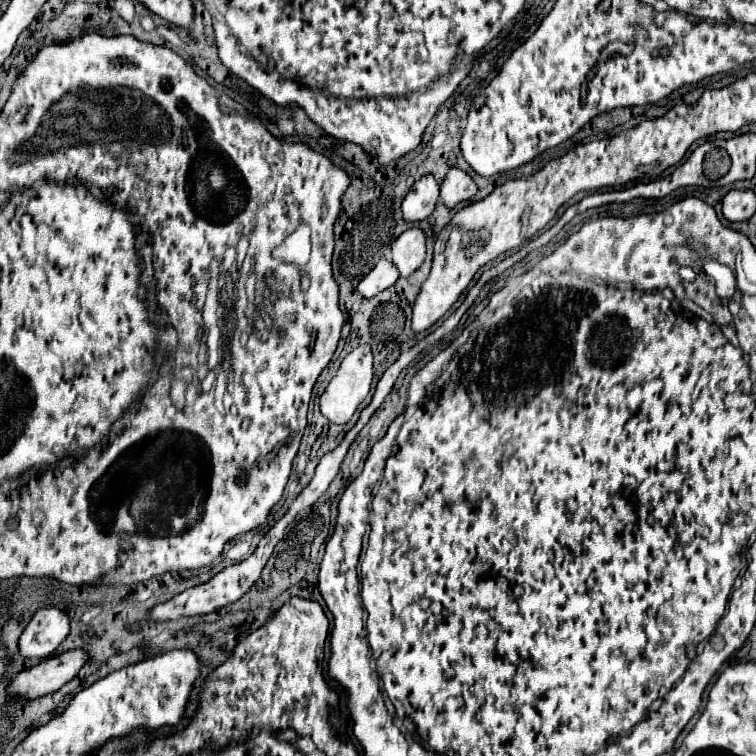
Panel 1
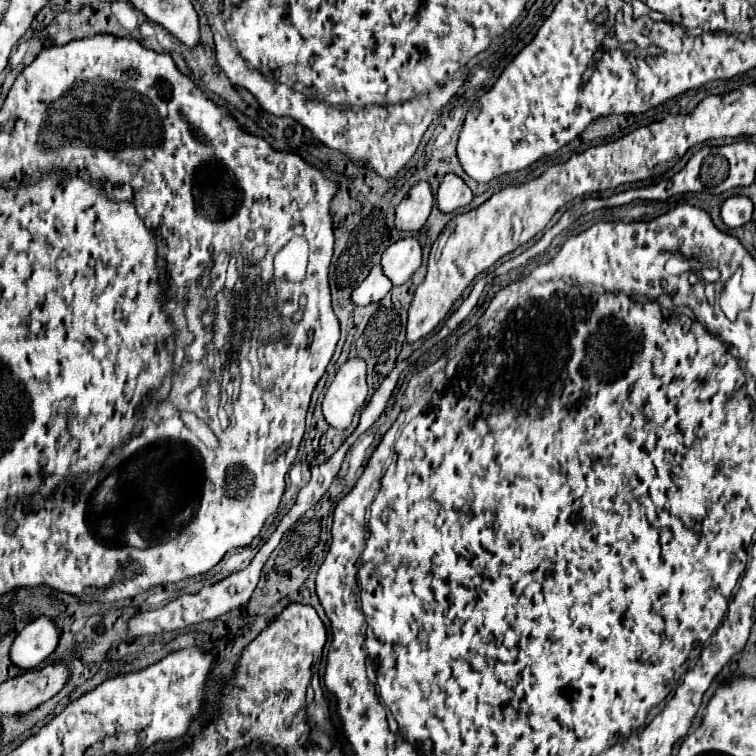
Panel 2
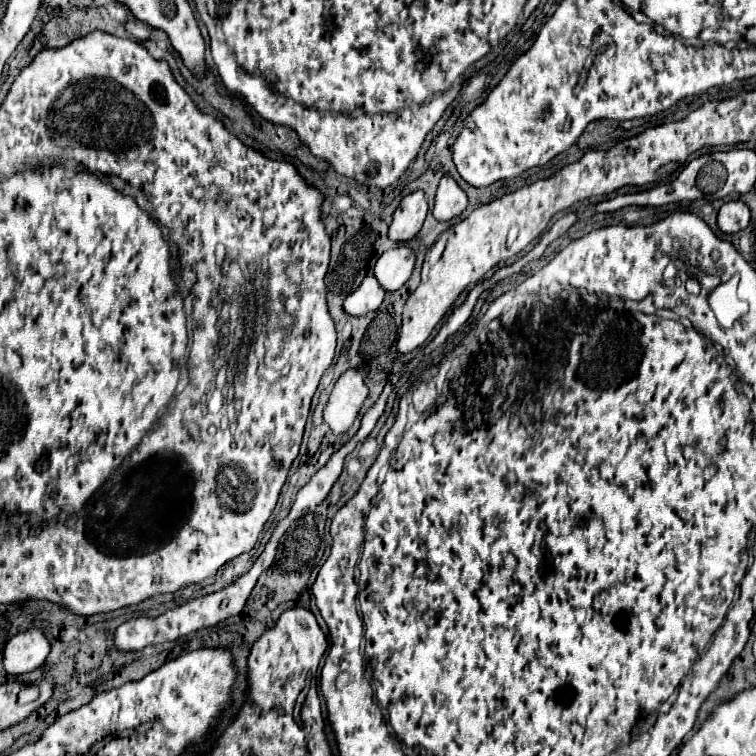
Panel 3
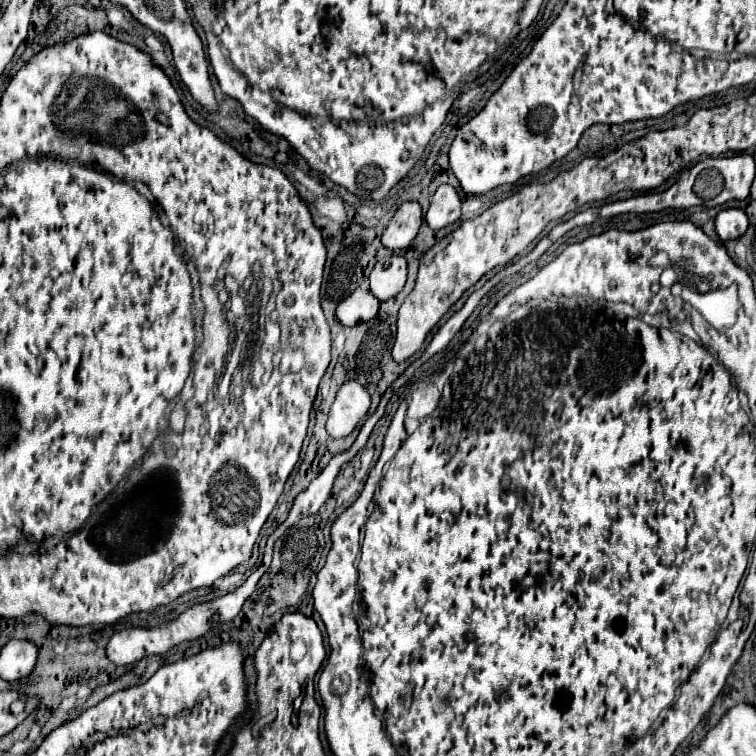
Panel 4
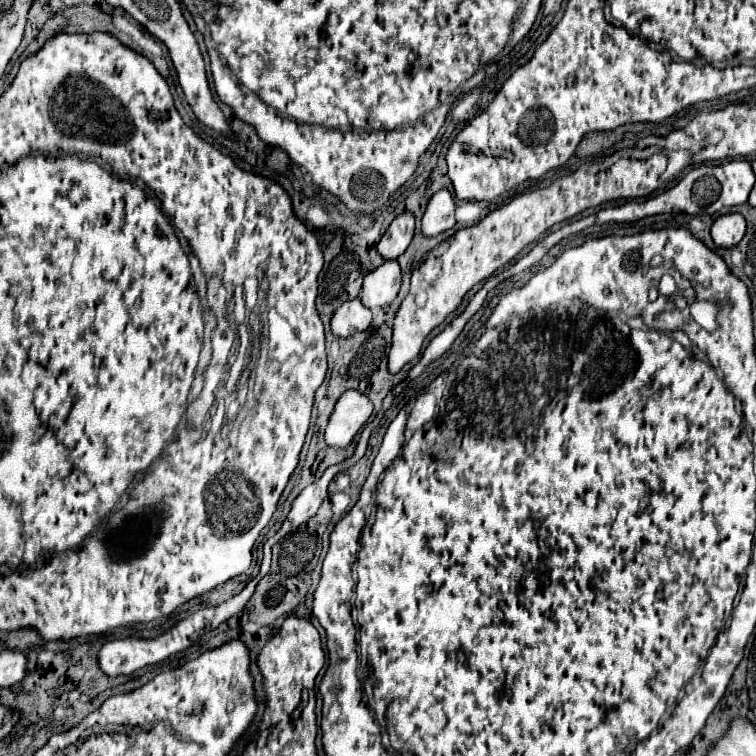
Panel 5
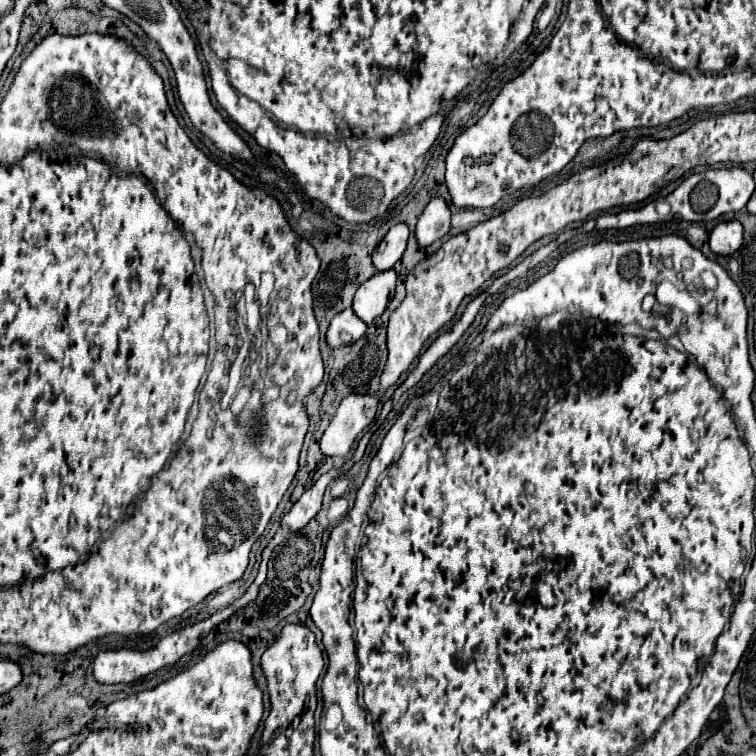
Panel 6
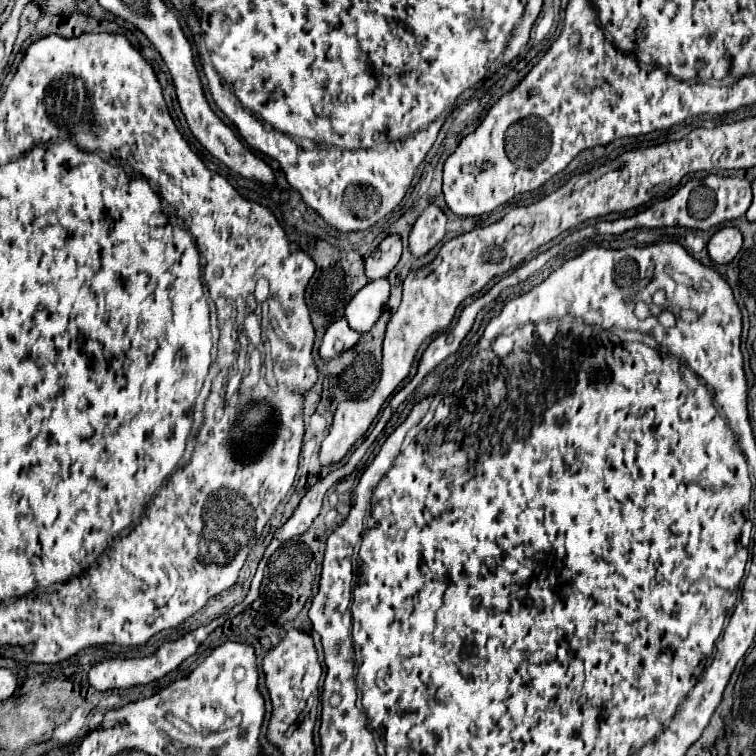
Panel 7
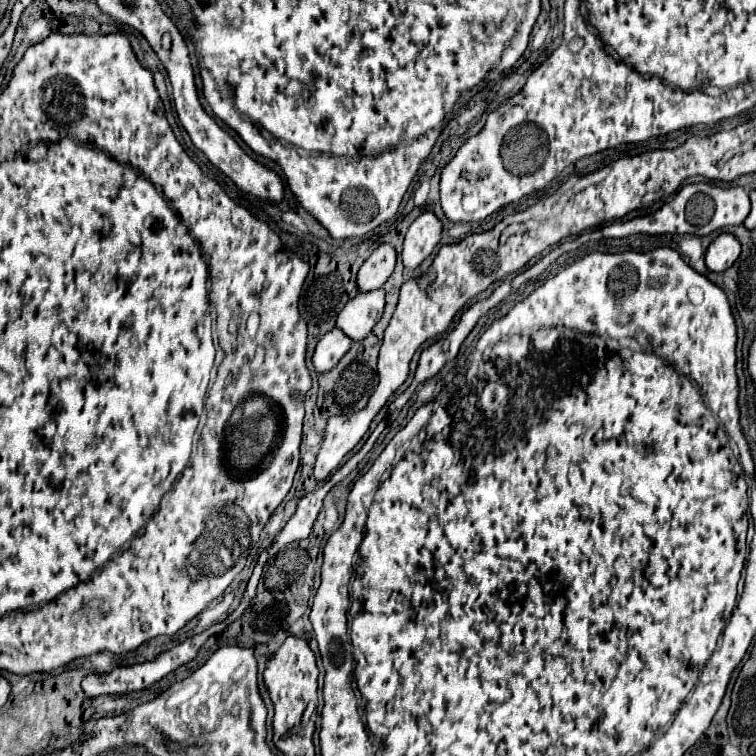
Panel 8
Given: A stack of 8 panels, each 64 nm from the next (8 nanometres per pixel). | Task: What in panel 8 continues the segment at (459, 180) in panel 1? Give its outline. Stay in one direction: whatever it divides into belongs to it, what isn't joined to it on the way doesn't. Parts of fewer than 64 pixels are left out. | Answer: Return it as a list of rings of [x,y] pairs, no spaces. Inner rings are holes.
[[[422,212],[412,226],[408,228],[404,236],[404,246],[402,246],[402,264],[408,270],[414,270],[430,256],[430,252],[436,248],[440,240],[442,224],[432,212]]]

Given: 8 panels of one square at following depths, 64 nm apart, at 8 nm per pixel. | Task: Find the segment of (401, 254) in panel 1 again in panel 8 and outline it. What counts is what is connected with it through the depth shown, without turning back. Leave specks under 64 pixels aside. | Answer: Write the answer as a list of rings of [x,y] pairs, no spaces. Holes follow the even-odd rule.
[[[384,290],[358,294],[352,298],[338,314],[336,328],[342,330],[352,342],[360,342],[366,338],[374,324],[380,320],[384,310]]]

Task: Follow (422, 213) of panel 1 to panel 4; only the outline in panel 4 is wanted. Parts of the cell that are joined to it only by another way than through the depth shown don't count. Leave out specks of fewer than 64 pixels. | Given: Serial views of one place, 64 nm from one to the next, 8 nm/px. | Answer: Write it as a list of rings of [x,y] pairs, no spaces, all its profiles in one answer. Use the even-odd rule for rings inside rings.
[[[404,202],[394,218],[390,220],[388,228],[382,234],[382,246],[392,252],[406,250],[410,242],[416,238],[418,228],[422,222],[422,208],[418,202]]]

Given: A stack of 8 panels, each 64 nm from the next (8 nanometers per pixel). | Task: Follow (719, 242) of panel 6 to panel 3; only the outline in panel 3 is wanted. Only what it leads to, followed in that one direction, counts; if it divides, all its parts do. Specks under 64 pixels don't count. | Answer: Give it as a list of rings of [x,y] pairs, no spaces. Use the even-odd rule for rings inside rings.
[[[726,202],[718,210],[718,228],[722,234],[736,234],[750,224],[750,212],[744,202]]]

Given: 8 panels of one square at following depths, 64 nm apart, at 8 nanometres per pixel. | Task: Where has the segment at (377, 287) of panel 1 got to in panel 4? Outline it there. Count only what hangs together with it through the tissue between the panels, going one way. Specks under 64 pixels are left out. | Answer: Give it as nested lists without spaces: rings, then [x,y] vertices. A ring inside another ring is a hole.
[[[366,286],[352,292],[336,308],[336,320],[340,326],[346,328],[362,322],[370,322],[376,318],[376,314],[378,314],[378,300],[368,292]]]

